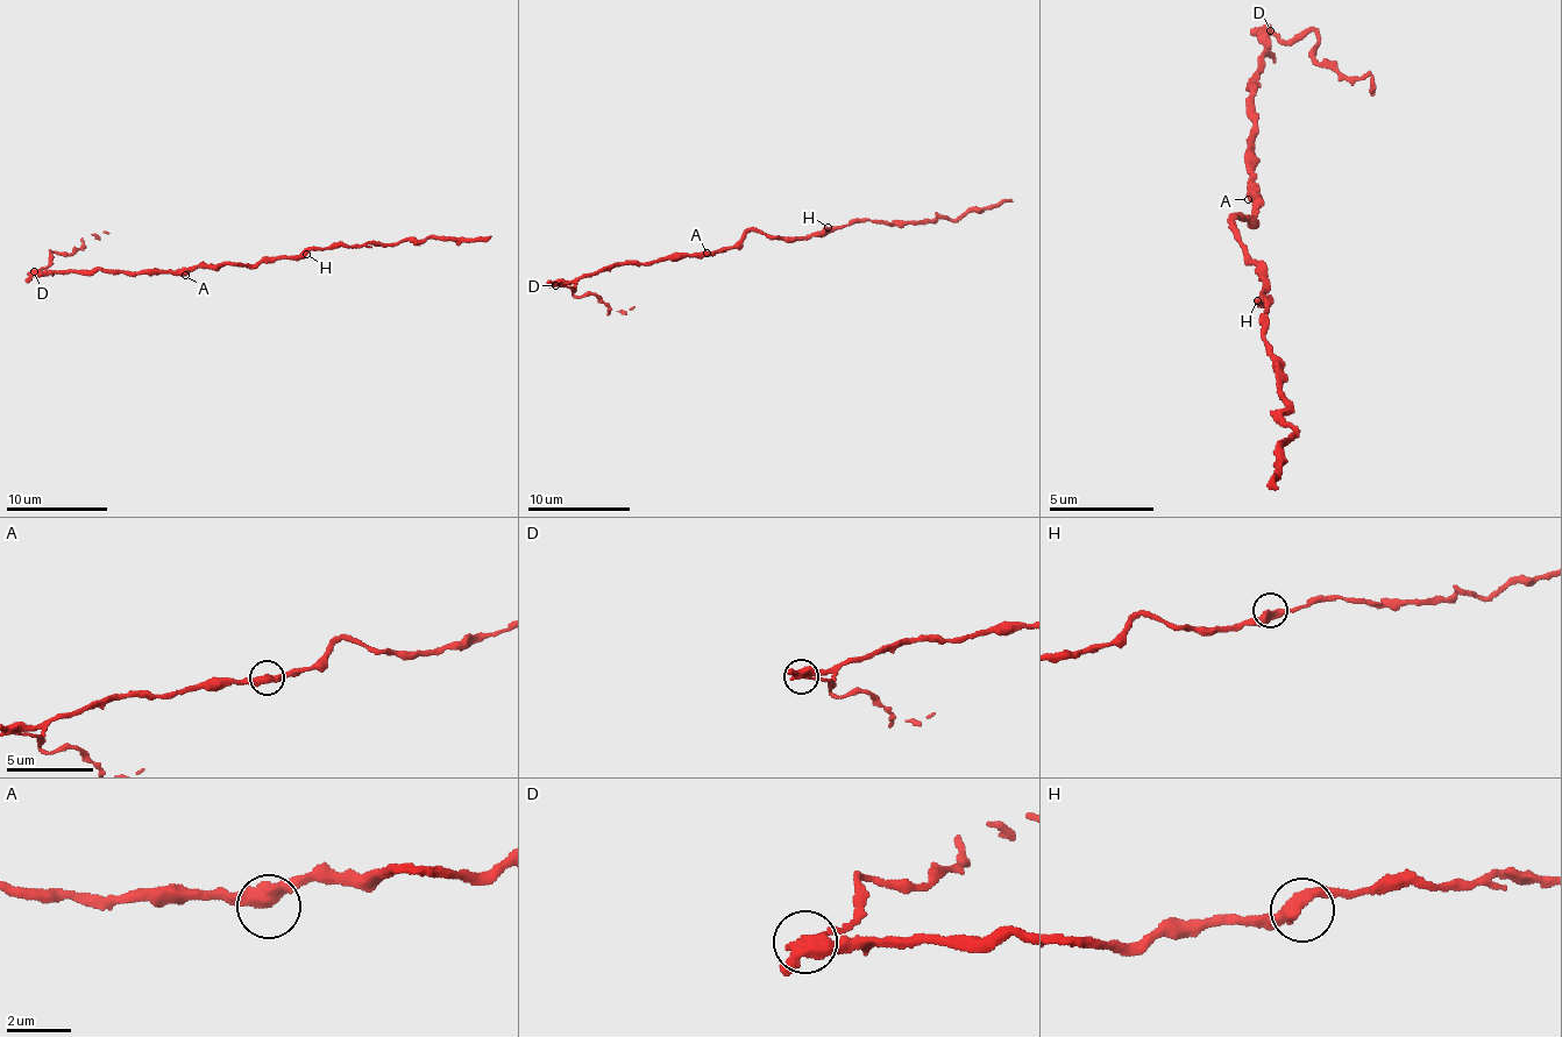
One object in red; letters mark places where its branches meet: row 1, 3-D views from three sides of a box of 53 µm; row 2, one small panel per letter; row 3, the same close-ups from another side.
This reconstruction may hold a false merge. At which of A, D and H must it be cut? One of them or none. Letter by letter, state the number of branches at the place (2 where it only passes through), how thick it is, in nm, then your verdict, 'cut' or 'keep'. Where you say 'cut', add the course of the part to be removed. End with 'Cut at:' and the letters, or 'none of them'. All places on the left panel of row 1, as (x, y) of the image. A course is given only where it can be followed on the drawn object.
A: 2 branches meet; 420 nm thick; keep
D: 2 branches meet; 400 nm thick; cut; foreign part runs (34, 271), (44, 270), (52, 253), (68, 254), (82, 247), (83, 239), (108, 232)
H: 2 branches meet; 400 nm thick; keep
Cut at: D

